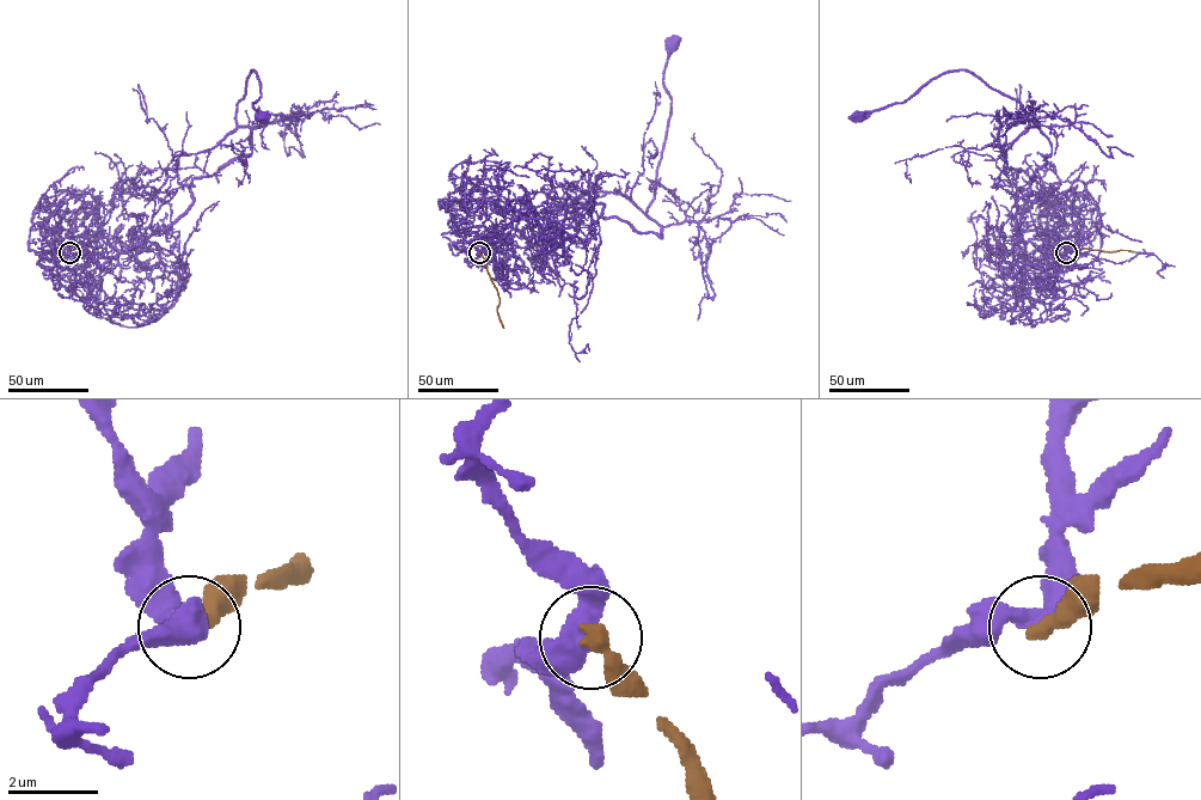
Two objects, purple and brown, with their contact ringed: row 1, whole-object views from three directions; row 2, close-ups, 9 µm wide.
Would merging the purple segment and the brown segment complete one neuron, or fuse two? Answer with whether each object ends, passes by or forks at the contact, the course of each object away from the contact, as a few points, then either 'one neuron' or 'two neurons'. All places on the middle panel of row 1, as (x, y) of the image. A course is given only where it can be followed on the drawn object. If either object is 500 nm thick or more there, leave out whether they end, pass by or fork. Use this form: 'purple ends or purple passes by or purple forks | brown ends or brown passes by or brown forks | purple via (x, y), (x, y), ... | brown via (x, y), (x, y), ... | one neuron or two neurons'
purple passes by | brown ends | purple via (479, 252), (479, 237), (521, 215), (575, 203), (662, 238), (647, 207), (674, 44) | brown via (479, 252), (497, 289), (497, 313), (503, 328) | two neurons

